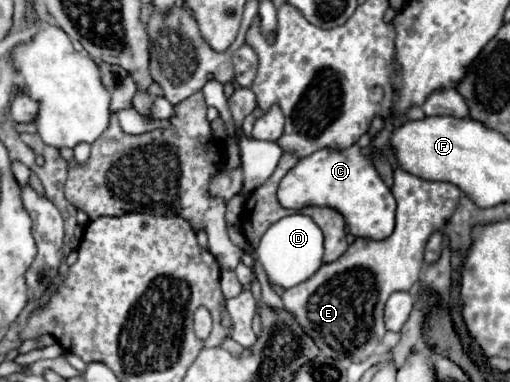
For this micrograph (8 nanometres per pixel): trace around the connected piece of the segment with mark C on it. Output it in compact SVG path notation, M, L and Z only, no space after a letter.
M357 144L343 150L323 148L311 156L299 158L279 182L277 198L279 204L289 210L301 210L305 206L335 208L345 218L347 228L355 238L367 236L373 240L383 240L391 234L391 228L395 228L395 198L377 174L373 162Z

